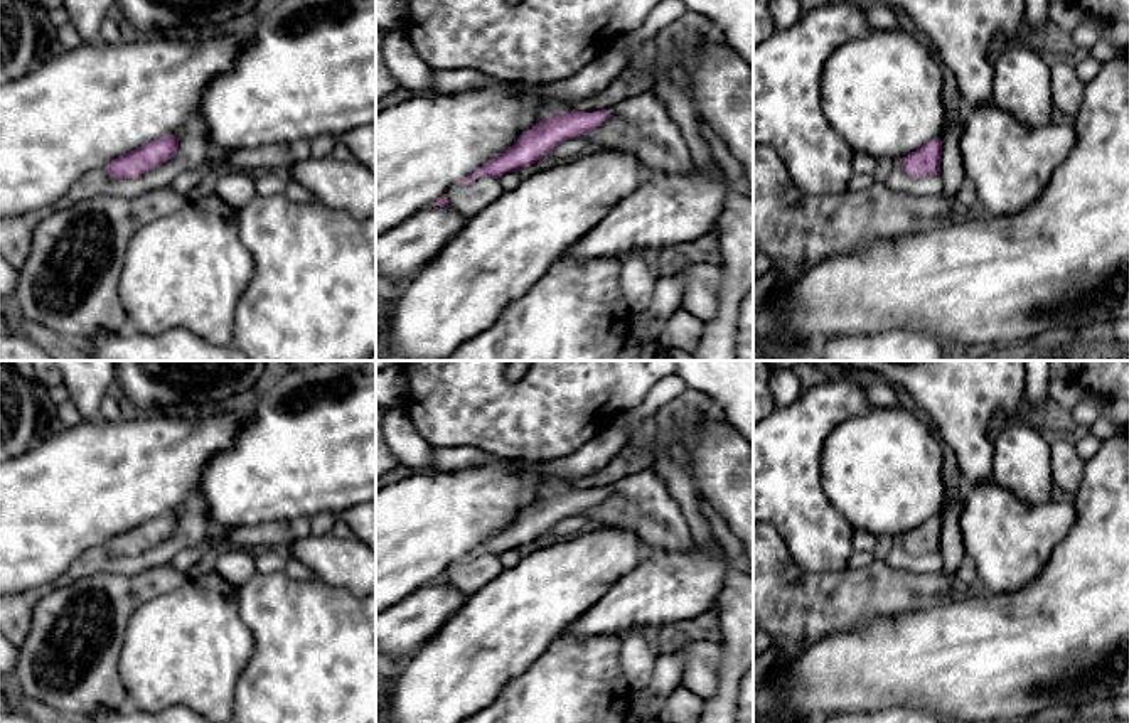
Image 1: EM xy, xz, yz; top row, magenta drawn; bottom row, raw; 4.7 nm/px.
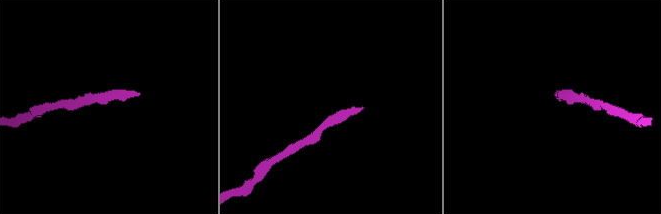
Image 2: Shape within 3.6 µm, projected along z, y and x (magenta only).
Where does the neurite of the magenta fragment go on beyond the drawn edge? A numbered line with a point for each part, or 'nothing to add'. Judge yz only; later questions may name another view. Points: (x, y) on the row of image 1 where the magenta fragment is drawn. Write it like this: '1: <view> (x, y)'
nothing to add

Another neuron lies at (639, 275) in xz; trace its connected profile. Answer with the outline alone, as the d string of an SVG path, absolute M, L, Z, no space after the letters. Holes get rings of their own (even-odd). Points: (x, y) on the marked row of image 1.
M634 248L622 256L620 287L634 315L649 310L657 278L655 263L645 251Z

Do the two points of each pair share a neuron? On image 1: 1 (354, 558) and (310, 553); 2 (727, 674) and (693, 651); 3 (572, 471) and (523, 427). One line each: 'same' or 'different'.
1: same
2: different
3: different

